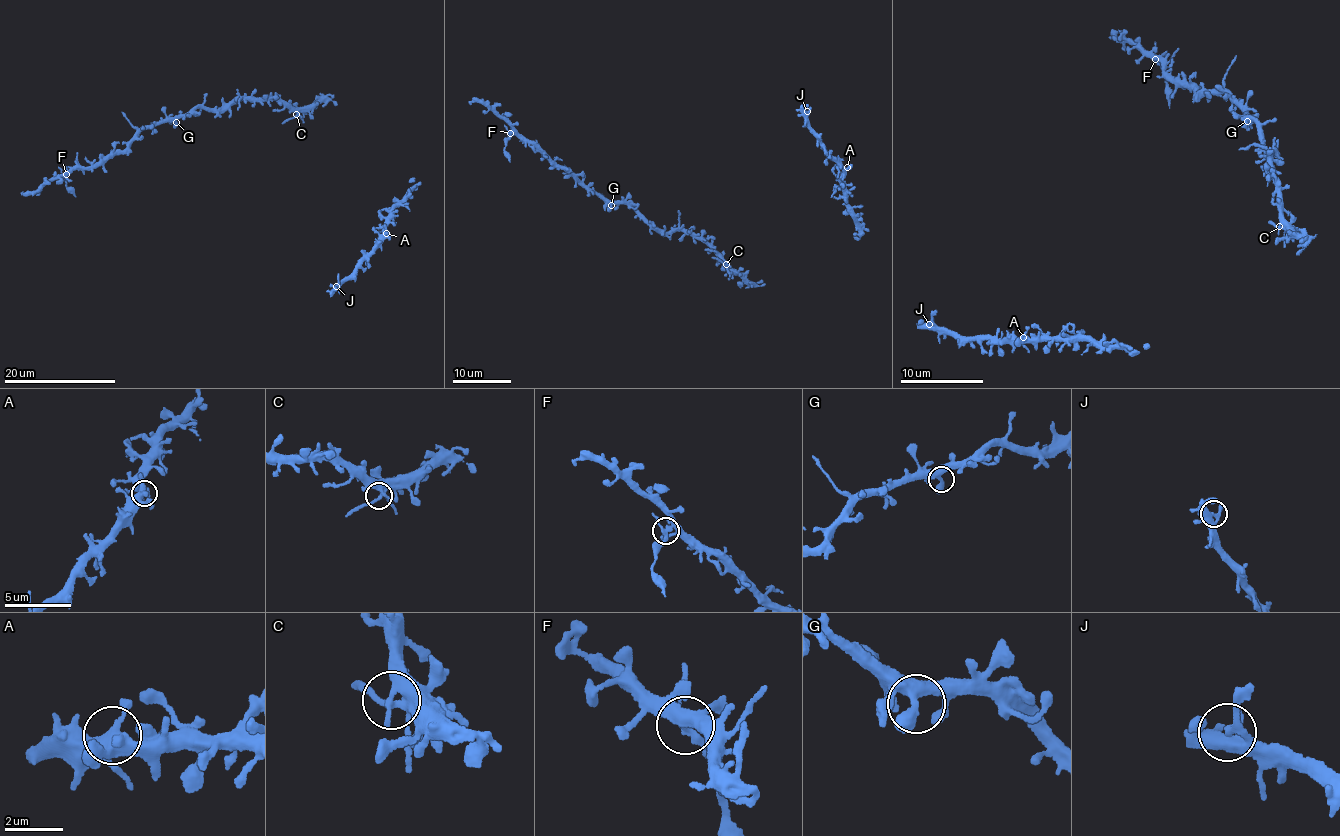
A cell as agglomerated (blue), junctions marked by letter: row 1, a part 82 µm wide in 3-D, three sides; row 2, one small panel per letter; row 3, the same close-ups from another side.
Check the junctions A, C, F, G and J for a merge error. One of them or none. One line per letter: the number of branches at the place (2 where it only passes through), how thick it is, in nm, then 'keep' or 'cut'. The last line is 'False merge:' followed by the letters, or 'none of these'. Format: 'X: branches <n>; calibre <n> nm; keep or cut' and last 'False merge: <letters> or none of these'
A: branches 2; calibre 280 nm; keep
C: branches 3; calibre 280 nm; keep
F: branches 4; calibre 240 nm; cut
G: branches 4; calibre 320 nm; keep
J: branches 2; calibre 200 nm; keep
False merge: F

